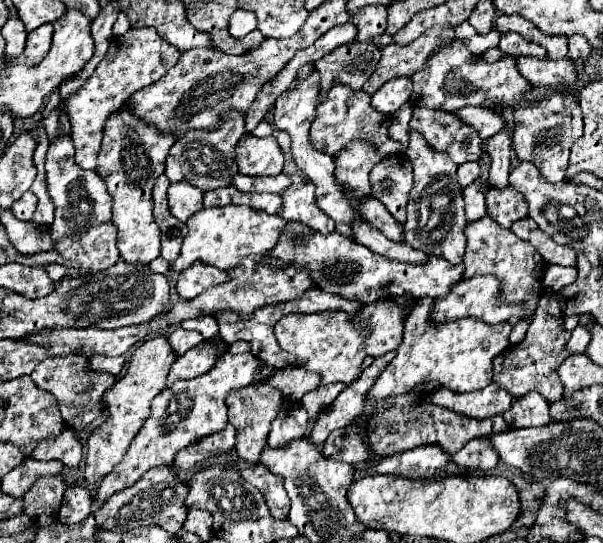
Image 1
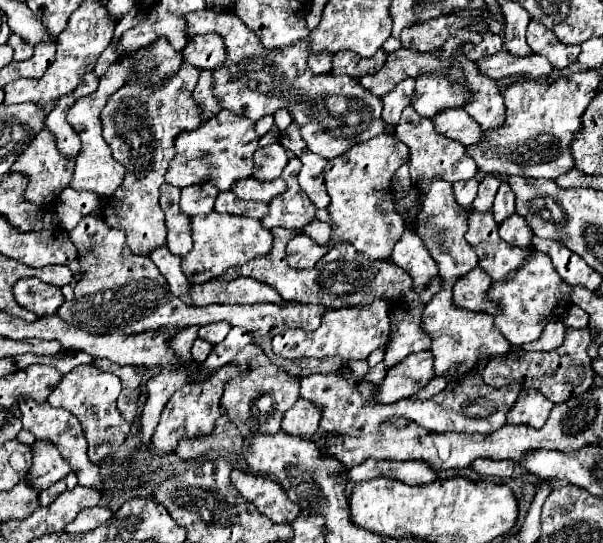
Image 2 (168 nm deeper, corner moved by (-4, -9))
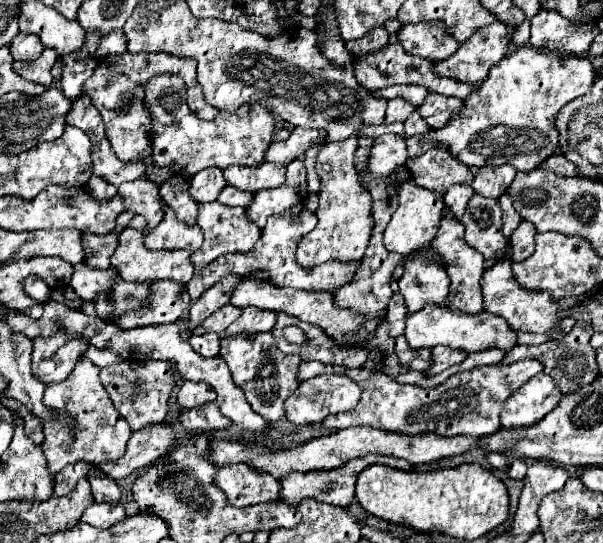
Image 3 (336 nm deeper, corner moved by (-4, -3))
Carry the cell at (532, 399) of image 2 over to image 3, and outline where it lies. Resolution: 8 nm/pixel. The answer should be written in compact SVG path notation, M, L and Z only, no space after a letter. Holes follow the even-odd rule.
M544 372L532 376L528 384L518 388L506 402L500 418L502 426L532 426L556 408L562 392L554 386L552 378Z

